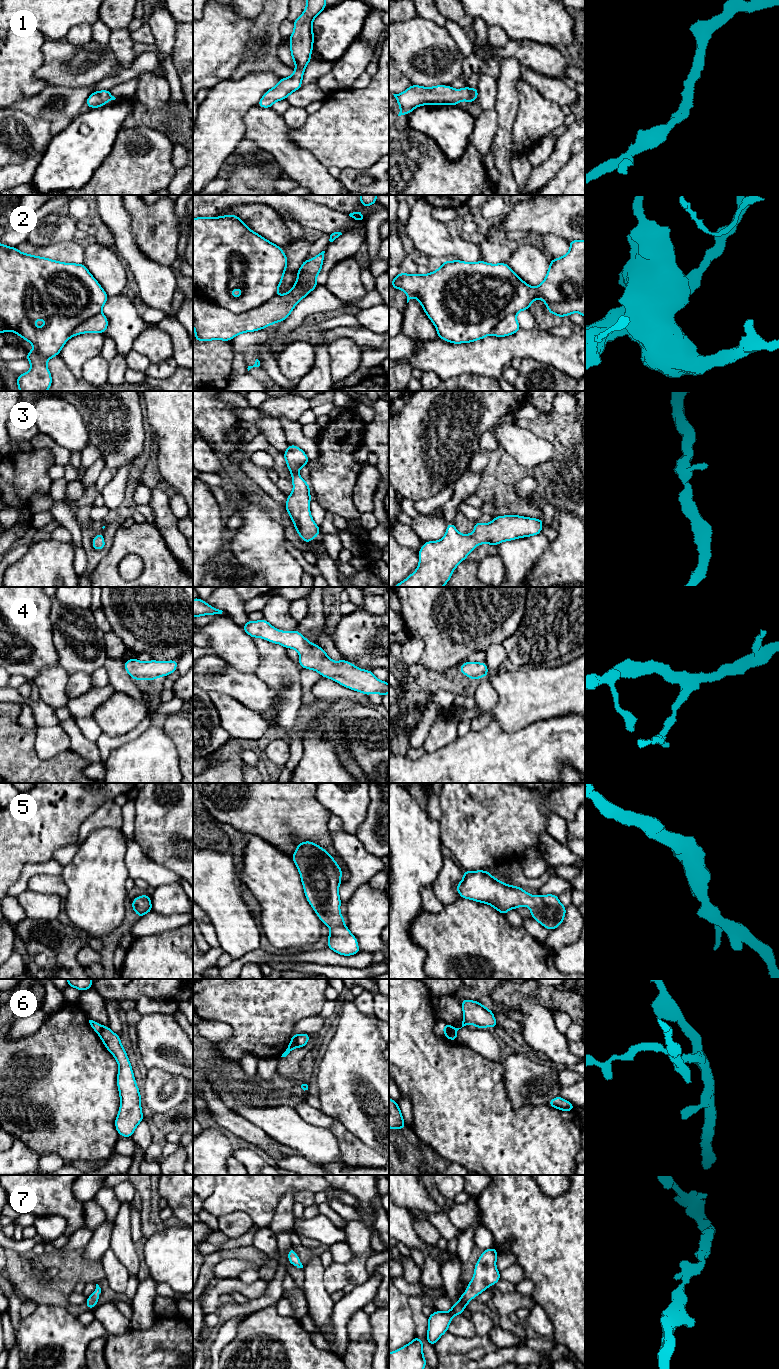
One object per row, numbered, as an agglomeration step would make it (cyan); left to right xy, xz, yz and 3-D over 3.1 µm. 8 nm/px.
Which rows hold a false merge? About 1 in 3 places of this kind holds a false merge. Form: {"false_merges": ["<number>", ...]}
{"false_merges": ["2", "6"]}

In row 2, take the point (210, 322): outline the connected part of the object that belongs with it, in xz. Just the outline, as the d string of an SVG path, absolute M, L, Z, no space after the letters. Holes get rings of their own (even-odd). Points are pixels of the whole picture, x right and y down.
M322 251L312 259L304 260L297 271L297 280L289 292L275 296L263 305L241 314L220 308L197 295L193 295L194 338L200 342L211 340L231 341L239 334L262 330L272 324L284 321L291 314L296 304L318 286L316 277L321 272L324 253L325 251Z

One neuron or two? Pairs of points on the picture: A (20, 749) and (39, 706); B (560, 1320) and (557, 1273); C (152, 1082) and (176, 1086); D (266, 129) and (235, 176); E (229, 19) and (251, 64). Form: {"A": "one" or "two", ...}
{"A": "two", "B": "one", "C": "one", "D": "two", "E": "two"}

